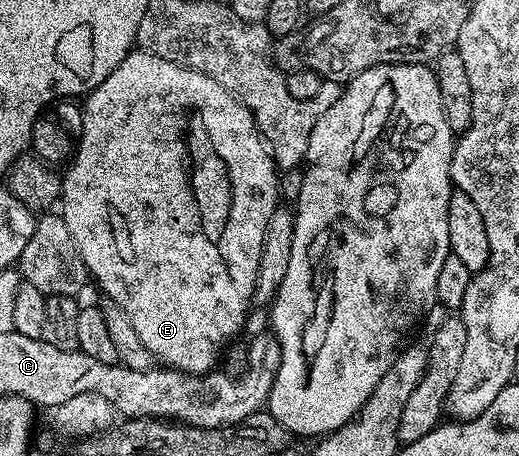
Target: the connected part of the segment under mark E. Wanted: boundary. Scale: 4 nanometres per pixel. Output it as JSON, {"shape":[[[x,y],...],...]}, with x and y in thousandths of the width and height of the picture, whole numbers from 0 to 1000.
{"shape":[[[262,107],[245,118],[210,167],[173,206],[156,232],[160,281],[148,296],[148,327],[135,349],[129,382],[118,390],[118,476],[148,535],[148,553],[168,583],[170,603],[191,616],[195,634],[212,660],[225,664],[249,693],[249,711],[272,737],[272,754],[316,805],[349,811],[355,820],[397,820],[416,809],[414,792],[430,768],[443,732],[453,732],[476,697],[476,660],[491,649],[495,588],[503,570],[503,544],[511,509],[530,454],[539,450],[538,390],[530,349],[497,281],[482,241],[418,175],[395,167],[383,154],[366,154],[310,123],[295,123]]]}

